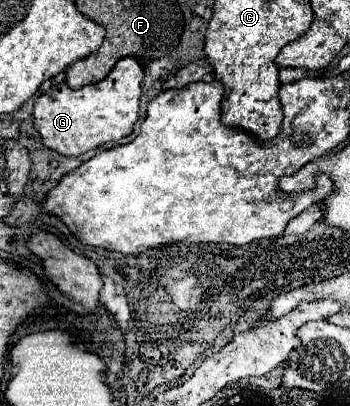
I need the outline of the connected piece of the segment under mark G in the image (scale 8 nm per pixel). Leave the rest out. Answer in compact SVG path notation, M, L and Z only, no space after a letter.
M124 57L108 73L108 77L98 81L98 83L90 83L90 85L84 85L80 89L72 89L66 83L52 85L46 93L42 93L36 99L34 113L32 113L34 129L40 133L40 139L48 149L52 149L52 151L56 151L60 155L68 155L68 157L82 155L82 153L86 153L90 149L96 149L96 147L104 145L104 143L116 143L122 137L132 133L132 127L134 127L134 123L138 119L138 105L140 105L140 95L142 95L142 79L144 79L144 71L142 71L140 63L134 57Z

